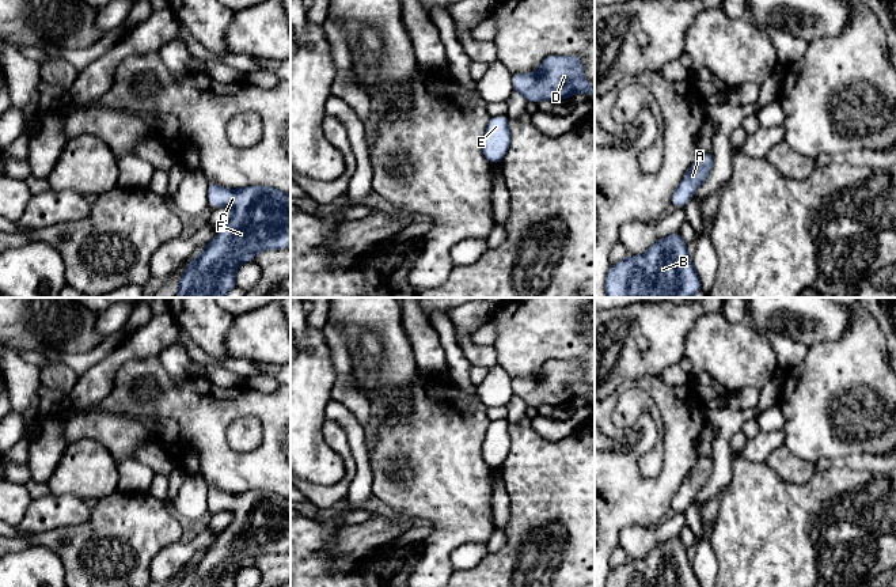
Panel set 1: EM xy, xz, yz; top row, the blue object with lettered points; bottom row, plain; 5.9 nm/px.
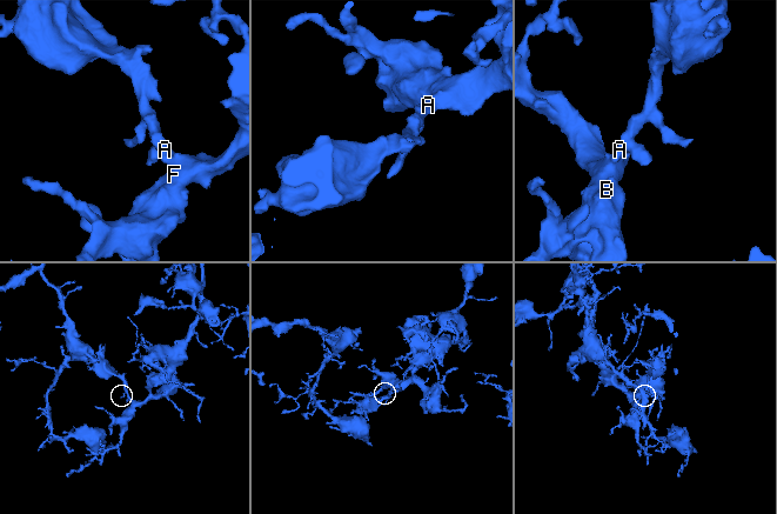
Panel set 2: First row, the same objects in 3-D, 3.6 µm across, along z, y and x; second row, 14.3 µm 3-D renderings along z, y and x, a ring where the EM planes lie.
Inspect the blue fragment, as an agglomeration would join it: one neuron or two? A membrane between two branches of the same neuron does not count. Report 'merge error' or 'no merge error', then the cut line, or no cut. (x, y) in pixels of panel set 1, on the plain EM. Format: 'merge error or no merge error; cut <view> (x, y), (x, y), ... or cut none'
no merge error; cut none

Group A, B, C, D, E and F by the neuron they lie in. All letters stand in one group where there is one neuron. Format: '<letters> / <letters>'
A B C D E F

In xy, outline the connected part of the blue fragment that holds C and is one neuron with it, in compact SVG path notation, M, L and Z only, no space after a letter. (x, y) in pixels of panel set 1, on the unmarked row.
M209 486L208 504L232 515L216 542L182 577L179 587L236 587L238 572L263 554L291 549L291 500L270 491L225 493Z

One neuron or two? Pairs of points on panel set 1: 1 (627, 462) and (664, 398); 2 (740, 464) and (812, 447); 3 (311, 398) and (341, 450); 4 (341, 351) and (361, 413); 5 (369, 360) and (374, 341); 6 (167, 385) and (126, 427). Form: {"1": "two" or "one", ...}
{"1": "one", "2": "two", "3": "two", "4": "one", "5": "one", "6": "one"}

